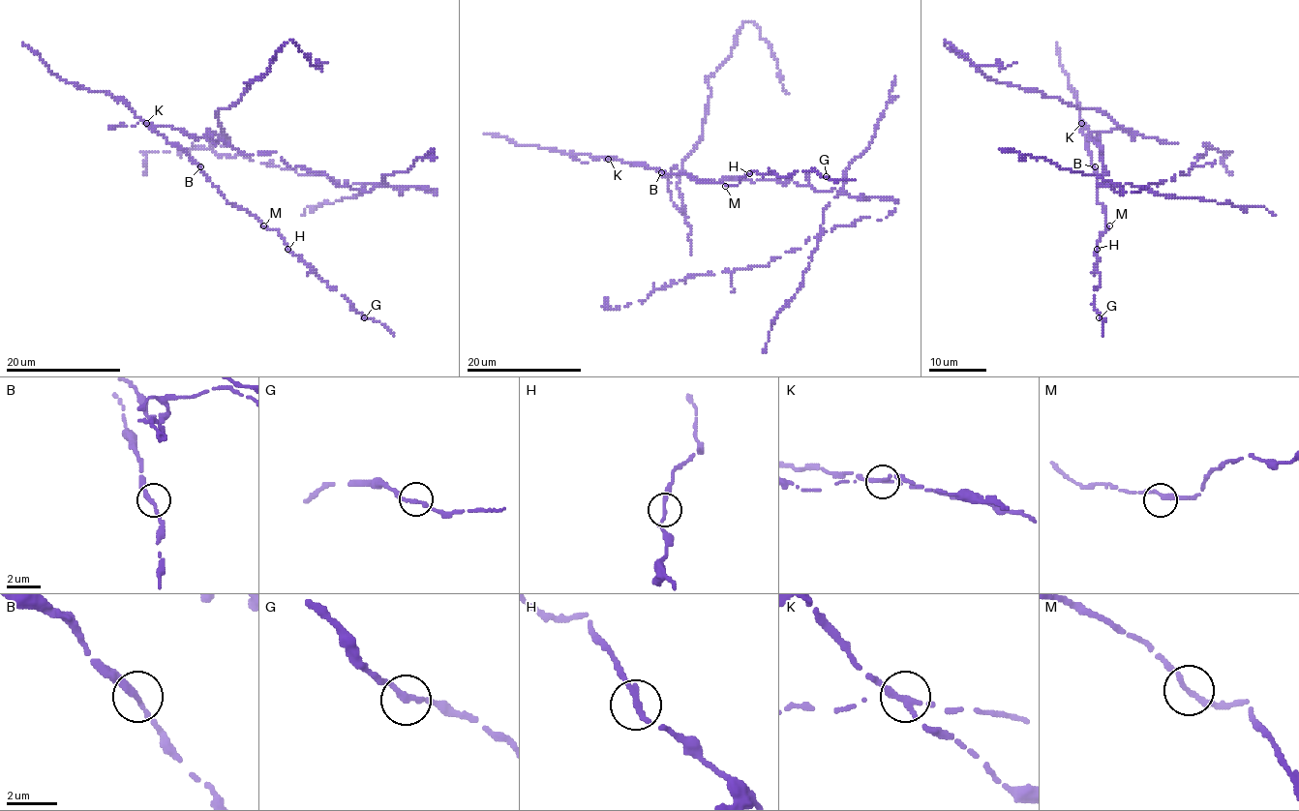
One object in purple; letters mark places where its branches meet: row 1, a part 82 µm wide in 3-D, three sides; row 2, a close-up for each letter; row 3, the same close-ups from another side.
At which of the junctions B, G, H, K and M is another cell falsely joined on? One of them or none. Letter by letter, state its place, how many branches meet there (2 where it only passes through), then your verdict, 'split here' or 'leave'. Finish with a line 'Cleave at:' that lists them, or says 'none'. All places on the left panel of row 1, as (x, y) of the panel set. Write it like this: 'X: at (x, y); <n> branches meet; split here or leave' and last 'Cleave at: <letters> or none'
B: at (200, 166); 2 branches meet; leave
G: at (364, 317); 2 branches meet; leave
H: at (287, 249); 2 branches meet; leave
K: at (146, 123); 2 branches meet; split here
M: at (263, 225); 2 branches meet; leave
Cleave at: K

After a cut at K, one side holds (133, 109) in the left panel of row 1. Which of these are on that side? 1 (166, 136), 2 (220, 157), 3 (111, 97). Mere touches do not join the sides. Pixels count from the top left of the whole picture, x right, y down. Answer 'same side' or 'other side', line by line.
1: same side
2: other side
3: same side

